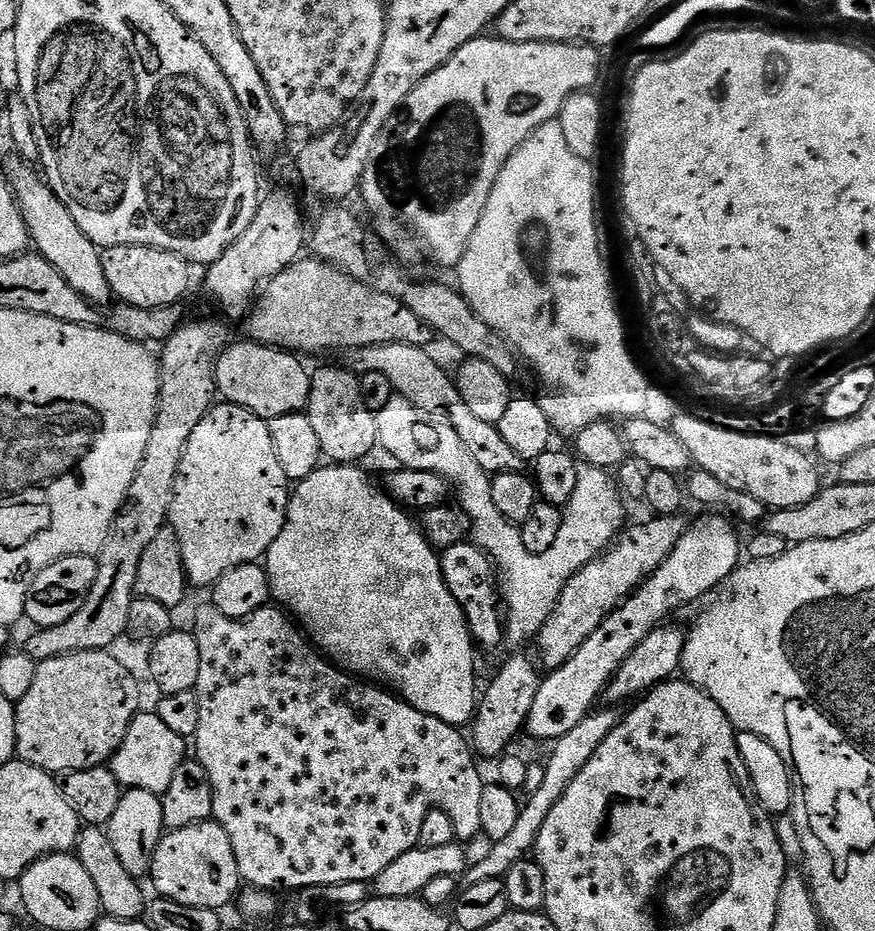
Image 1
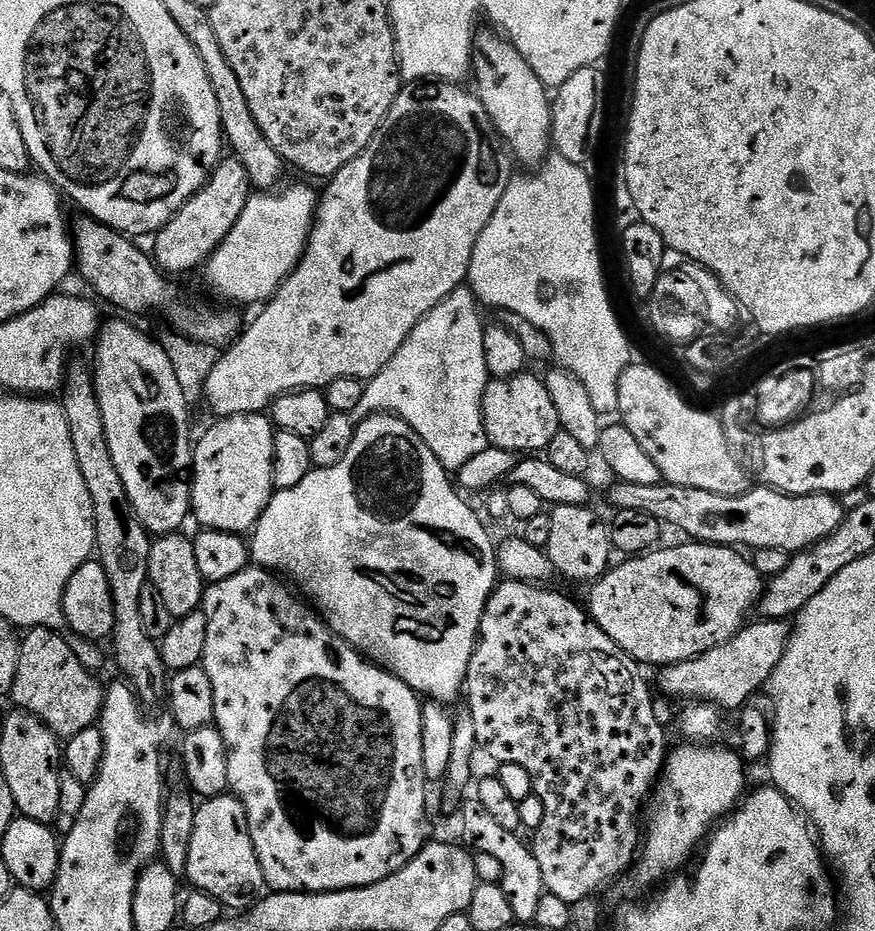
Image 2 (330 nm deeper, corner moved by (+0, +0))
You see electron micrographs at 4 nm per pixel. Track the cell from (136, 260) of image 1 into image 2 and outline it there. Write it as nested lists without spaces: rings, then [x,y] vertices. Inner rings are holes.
[[[225,155],[212,171],[208,181],[201,186],[166,222],[166,226],[155,233],[156,252],[154,260],[165,273],[192,272],[207,264],[218,246],[234,230],[242,210],[246,210],[248,197],[253,195],[252,183],[248,180],[246,166],[236,156]]]

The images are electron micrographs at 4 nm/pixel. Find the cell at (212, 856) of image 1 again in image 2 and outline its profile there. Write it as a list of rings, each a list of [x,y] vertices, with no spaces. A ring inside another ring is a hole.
[[[214,796],[205,799],[197,807],[194,835],[190,838],[190,858],[186,858],[184,876],[192,883],[191,887],[195,891],[218,898],[218,902],[228,910],[251,908],[265,891],[262,866],[250,838],[246,806],[242,806],[236,796]]]

